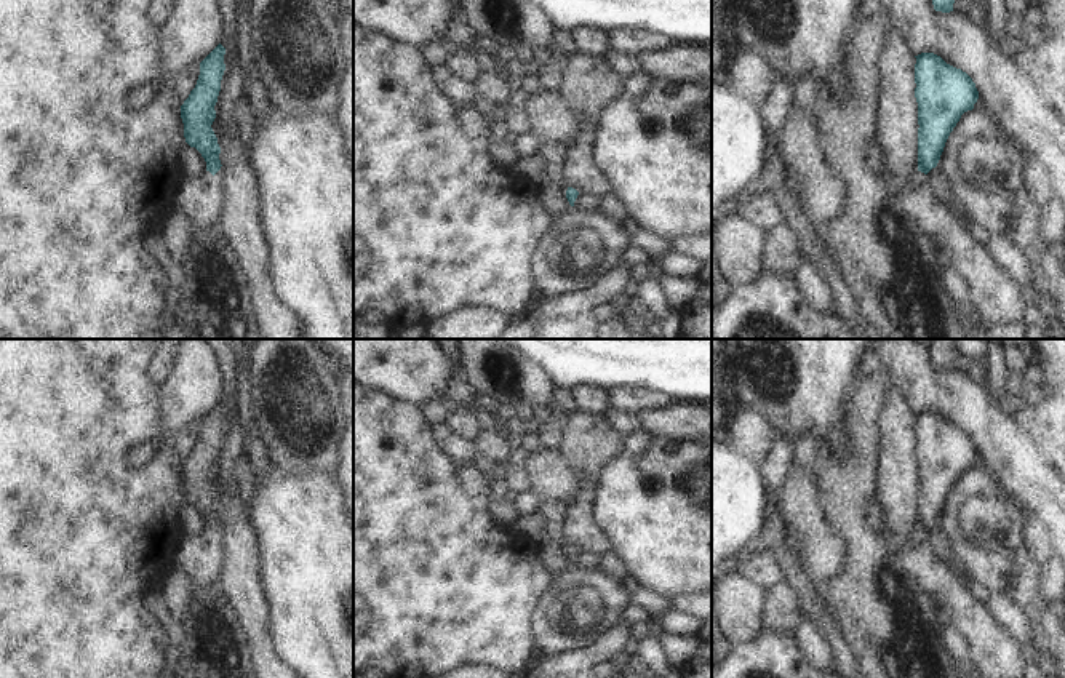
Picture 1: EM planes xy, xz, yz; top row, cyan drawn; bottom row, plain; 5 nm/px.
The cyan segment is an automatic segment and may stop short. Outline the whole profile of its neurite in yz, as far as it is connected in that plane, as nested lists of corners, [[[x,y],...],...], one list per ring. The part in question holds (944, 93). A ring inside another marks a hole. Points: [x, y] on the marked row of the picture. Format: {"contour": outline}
{"contour": [[[934,53],[915,58],[918,170],[910,174],[907,187],[899,195],[902,206],[937,251],[950,256],[988,328],[1023,323],[1027,304],[1022,288],[993,261],[987,246],[972,238],[947,205],[937,200],[927,179],[961,115],[972,110],[977,102],[975,83],[966,72]]]}

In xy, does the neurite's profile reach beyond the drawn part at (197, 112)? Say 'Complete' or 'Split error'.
Split error.

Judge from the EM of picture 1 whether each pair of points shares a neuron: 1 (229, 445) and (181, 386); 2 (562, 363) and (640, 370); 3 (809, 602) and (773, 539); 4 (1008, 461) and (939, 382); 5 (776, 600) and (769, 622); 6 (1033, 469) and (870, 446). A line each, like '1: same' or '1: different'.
1: different
2: same
3: same
4: same
5: same
6: different

